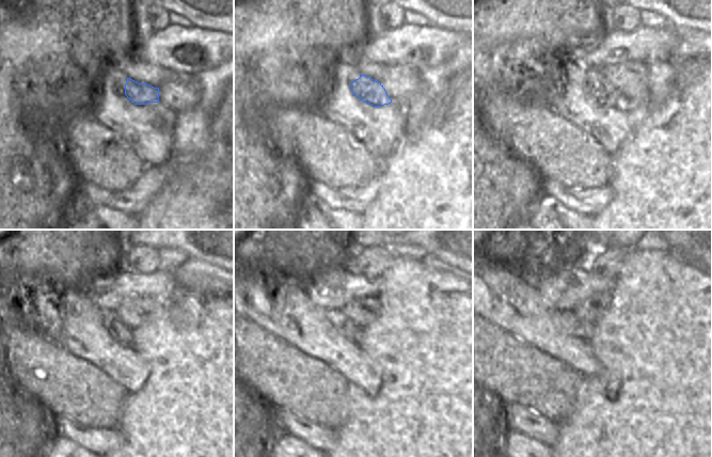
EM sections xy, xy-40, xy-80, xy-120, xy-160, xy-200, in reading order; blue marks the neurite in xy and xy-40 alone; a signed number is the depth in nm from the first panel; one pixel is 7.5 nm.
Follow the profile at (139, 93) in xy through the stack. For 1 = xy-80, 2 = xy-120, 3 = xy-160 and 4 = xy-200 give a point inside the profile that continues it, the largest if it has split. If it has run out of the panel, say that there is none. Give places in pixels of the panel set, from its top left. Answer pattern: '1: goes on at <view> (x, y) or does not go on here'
1: goes on at xy-80 (598, 87)
2: goes on at xy-120 (123, 334)
3: goes on at xy-160 (350, 330)
4: goes on at xy-200 (568, 321)

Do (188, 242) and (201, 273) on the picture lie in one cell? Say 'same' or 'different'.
different

